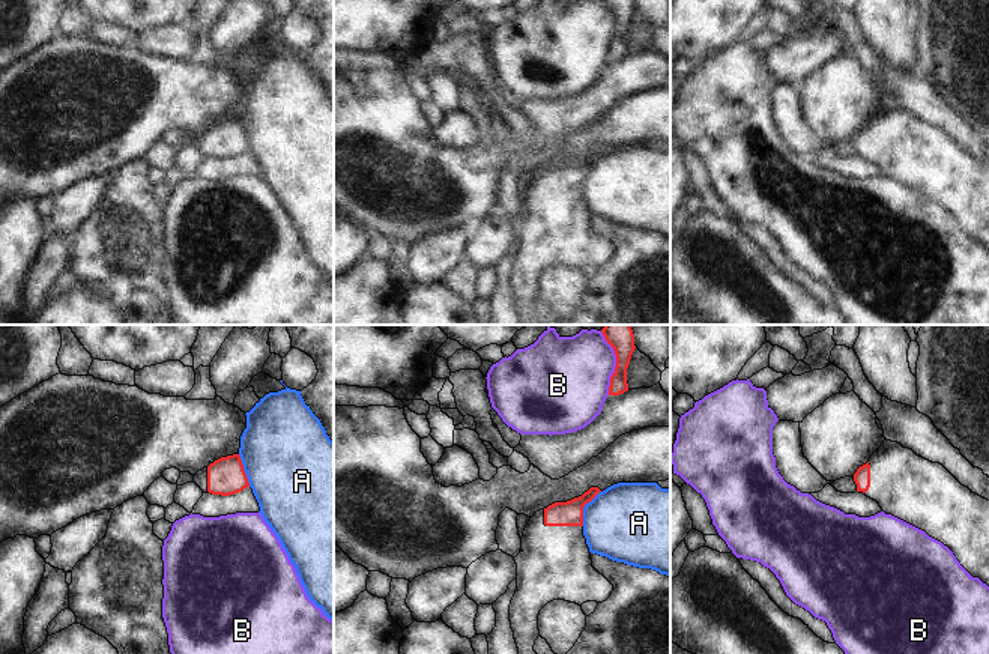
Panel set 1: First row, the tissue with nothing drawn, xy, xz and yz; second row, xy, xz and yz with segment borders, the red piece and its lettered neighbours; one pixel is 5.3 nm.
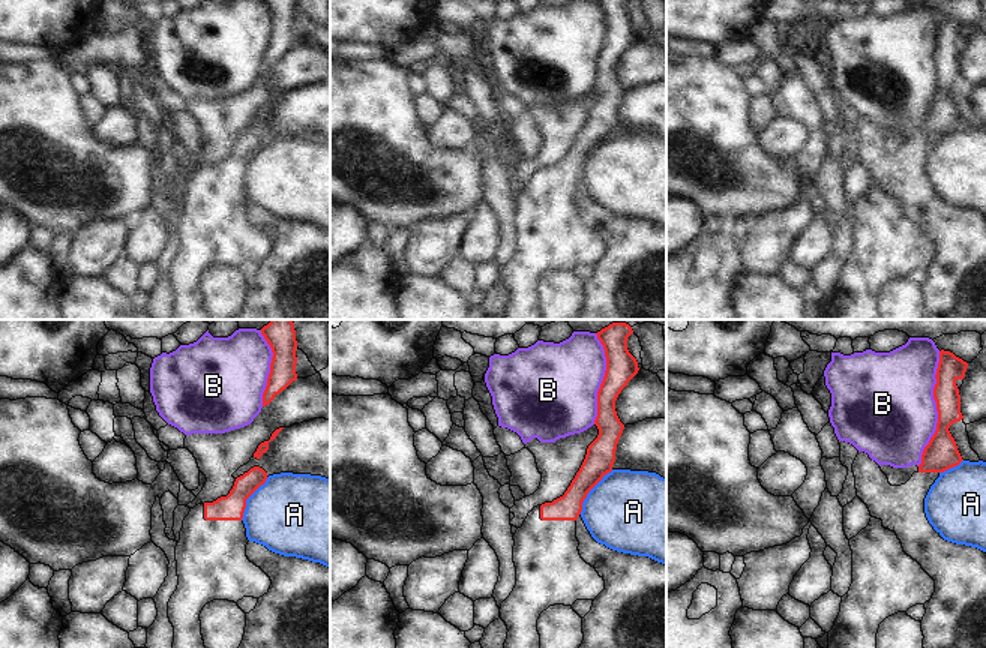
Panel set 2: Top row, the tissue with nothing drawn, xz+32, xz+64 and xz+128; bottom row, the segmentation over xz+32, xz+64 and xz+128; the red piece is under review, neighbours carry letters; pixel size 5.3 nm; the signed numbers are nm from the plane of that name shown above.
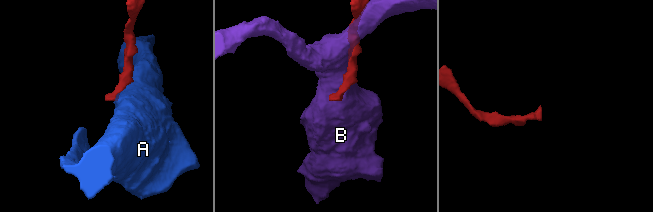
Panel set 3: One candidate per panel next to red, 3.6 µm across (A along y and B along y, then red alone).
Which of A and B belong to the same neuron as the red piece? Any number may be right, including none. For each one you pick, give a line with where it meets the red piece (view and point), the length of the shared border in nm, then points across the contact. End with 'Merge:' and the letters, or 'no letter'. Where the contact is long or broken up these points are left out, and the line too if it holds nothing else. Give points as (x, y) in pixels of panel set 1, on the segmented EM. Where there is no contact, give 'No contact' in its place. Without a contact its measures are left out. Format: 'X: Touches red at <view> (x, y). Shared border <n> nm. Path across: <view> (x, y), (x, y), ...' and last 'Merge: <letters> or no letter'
Merge: no letter.

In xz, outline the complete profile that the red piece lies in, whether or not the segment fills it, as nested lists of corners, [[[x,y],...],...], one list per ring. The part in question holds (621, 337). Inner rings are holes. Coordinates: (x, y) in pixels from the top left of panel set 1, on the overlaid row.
[[[604,325],[601,332],[616,355],[616,367],[610,377],[609,395],[619,395],[628,391],[627,368],[636,349],[634,334],[631,325]]]

